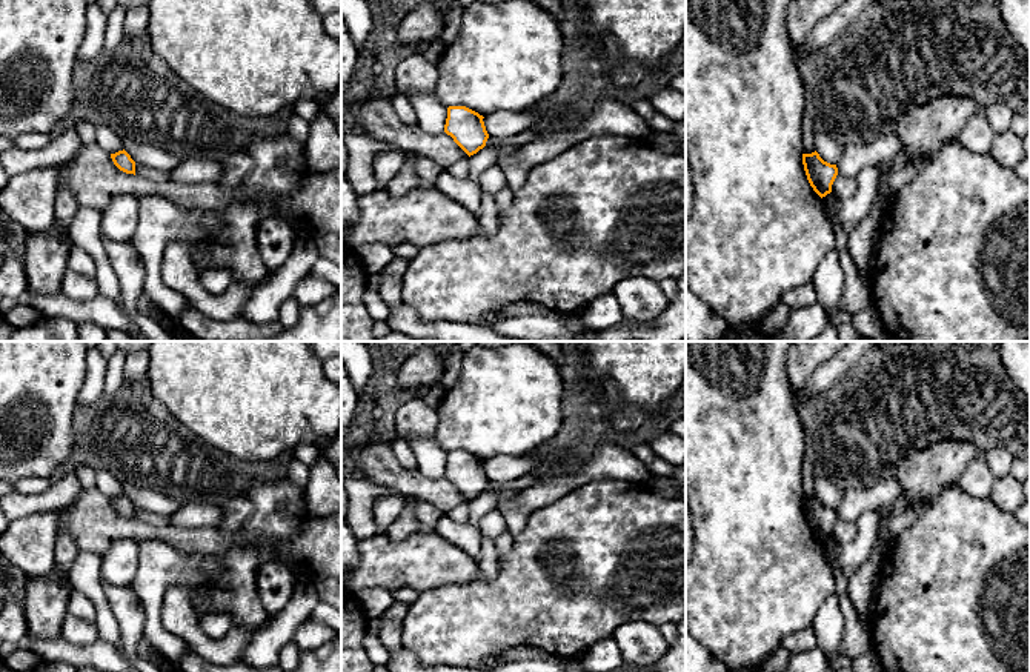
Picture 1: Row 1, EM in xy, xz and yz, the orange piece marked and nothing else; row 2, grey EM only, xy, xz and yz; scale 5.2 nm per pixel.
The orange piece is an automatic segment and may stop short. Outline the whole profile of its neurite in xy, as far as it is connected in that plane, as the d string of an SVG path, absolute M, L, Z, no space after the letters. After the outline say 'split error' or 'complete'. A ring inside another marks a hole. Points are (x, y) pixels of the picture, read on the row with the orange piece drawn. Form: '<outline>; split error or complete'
M125 149L115 154L111 154L111 158L120 171L135 175L135 161L131 158L131 155Z; complete

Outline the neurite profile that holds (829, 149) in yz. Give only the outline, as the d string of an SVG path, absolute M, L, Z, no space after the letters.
M813 131L813 143L819 157L830 163L838 165L844 155L846 146L832 138L827 132Z

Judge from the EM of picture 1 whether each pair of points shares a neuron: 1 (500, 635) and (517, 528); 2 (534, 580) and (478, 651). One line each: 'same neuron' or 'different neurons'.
1: different neurons
2: same neuron

